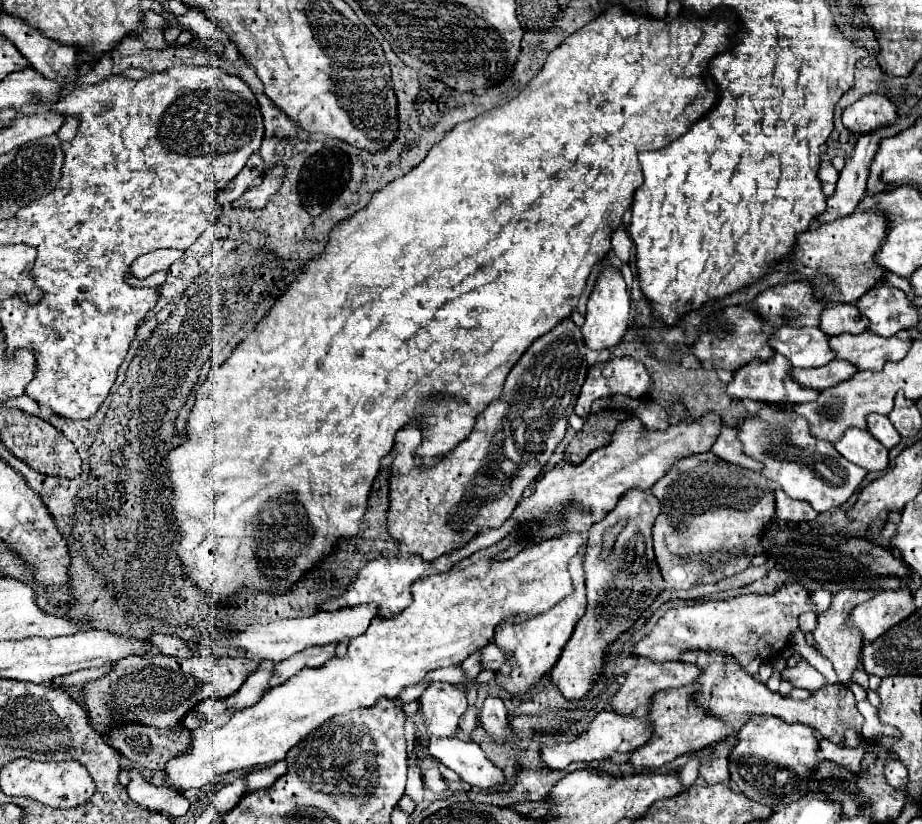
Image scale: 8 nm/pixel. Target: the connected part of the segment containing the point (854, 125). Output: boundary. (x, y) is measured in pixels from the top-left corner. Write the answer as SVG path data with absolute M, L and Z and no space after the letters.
M865 96L843 112L843 124L855 136L869 134L895 120L897 108L885 96Z

